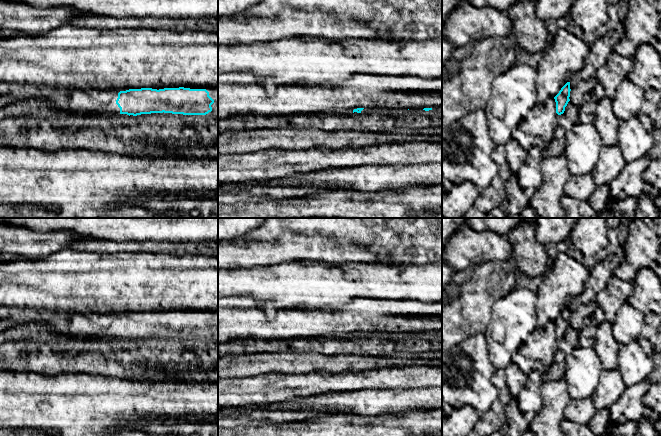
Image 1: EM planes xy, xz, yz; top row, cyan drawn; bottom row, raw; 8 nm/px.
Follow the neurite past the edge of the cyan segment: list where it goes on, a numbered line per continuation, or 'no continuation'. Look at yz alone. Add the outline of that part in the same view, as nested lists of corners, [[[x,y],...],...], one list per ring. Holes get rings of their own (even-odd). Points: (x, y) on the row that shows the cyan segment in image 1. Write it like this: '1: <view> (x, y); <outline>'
no continuation

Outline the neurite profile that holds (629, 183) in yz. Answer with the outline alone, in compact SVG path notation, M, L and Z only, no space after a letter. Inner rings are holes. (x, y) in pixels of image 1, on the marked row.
M648 156L626 163L618 176L608 184L610 187L610 197L618 200L628 197L638 198L646 183L643 174L648 165Z

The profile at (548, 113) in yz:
M549 97L543 104L535 105L527 114L519 127L533 137L540 137L547 144L554 139L558 127L556 102Z

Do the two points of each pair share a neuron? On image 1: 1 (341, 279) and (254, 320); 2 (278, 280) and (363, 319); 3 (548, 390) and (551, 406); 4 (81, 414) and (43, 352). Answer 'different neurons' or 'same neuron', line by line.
1: different neurons
2: different neurons
3: same neuron
4: different neurons

